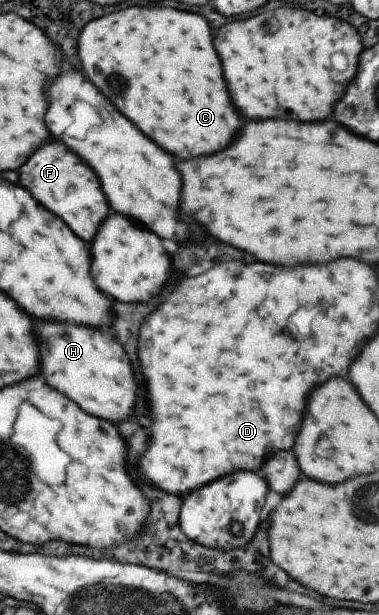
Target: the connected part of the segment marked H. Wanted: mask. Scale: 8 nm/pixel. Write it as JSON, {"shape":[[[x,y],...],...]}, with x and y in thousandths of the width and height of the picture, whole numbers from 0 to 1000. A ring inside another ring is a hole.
{"shape":[[[145,524],[103,527],[92,543],[108,566],[108,611],[135,631],[166,637],[240,676],[293,686],[325,686],[346,676],[361,650],[361,621],[335,572],[309,553],[245,533]]]}

